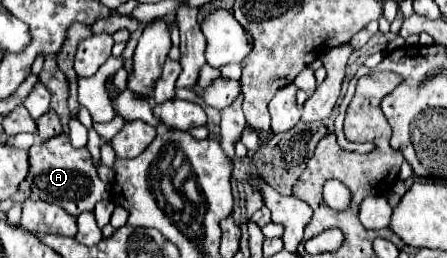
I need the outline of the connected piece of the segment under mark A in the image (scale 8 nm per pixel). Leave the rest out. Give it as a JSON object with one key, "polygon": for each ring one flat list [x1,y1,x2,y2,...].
{"polygon":[[64,132,56,138,50,138,48,142,40,142,30,148,30,172,26,180,32,186,34,198,62,206,72,216,78,216,80,212,92,212,98,200,108,198,108,188,92,166,88,148,72,148,70,138]]}

